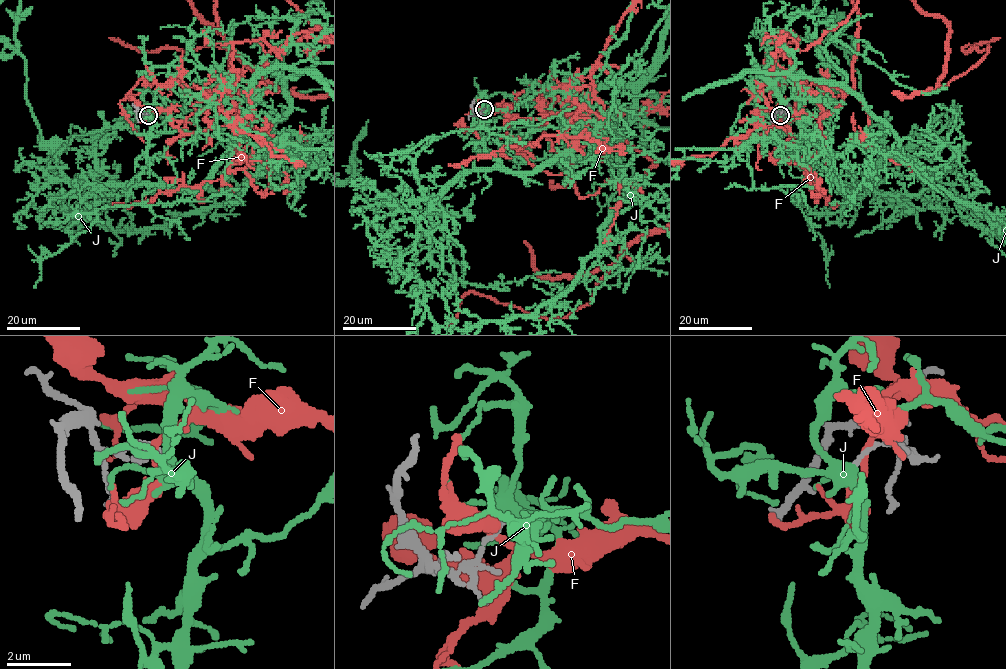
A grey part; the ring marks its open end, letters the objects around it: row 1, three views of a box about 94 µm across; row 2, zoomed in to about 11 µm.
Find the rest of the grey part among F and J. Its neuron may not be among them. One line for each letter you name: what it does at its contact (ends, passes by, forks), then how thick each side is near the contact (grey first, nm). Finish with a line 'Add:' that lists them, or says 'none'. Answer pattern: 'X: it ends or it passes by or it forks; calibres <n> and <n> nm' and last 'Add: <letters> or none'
J: it forks; calibres 130 and 360 nm
Add: J

